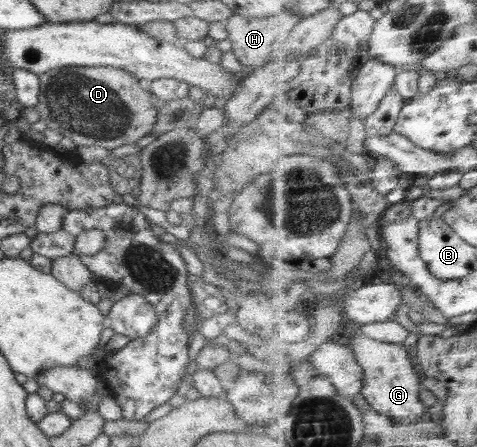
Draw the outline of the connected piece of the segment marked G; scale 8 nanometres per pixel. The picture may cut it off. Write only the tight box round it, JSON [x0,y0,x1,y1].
[342,325,429,424]

